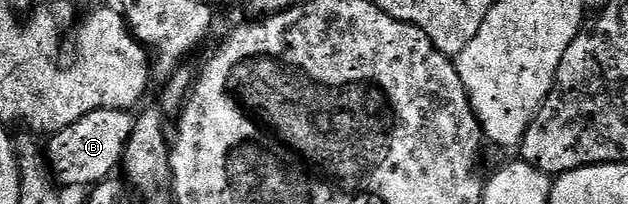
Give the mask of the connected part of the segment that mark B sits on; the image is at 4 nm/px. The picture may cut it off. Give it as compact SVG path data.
M94 110L81 117L81 121L74 122L61 131L57 131L48 138L45 145L45 158L52 172L52 178L62 188L94 186L96 183L106 182L114 170L122 164L124 150L128 139L132 135L134 116L130 112L121 110Z

